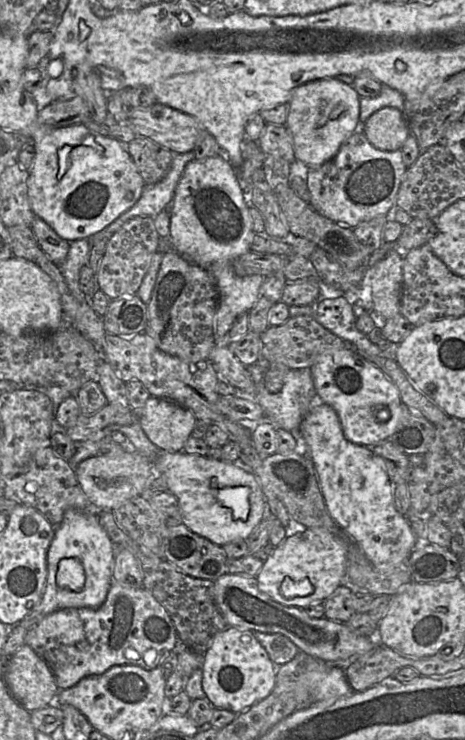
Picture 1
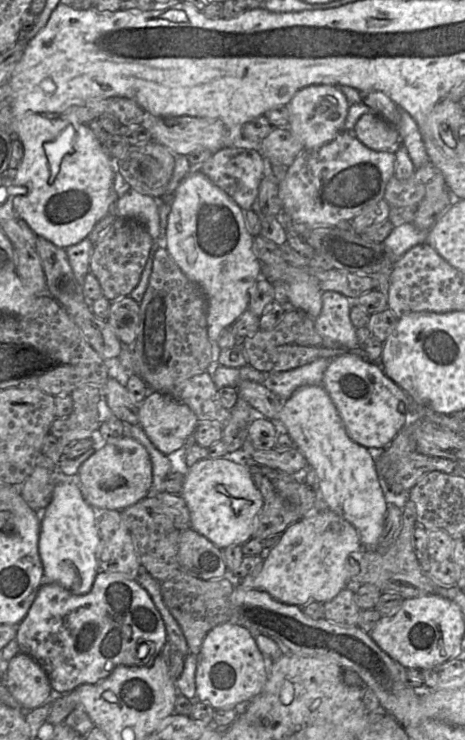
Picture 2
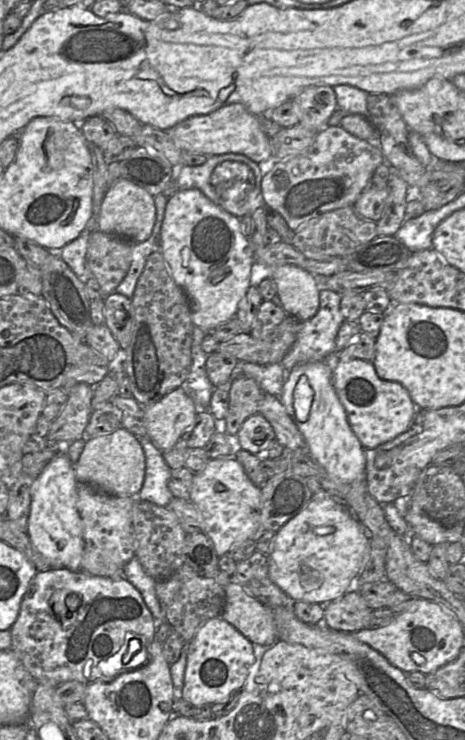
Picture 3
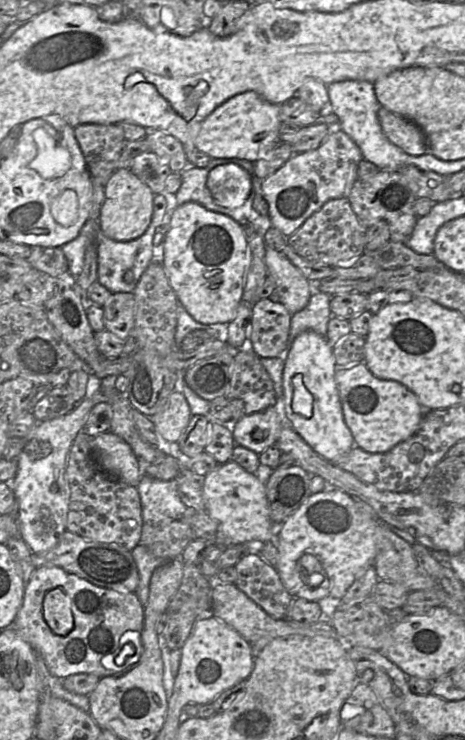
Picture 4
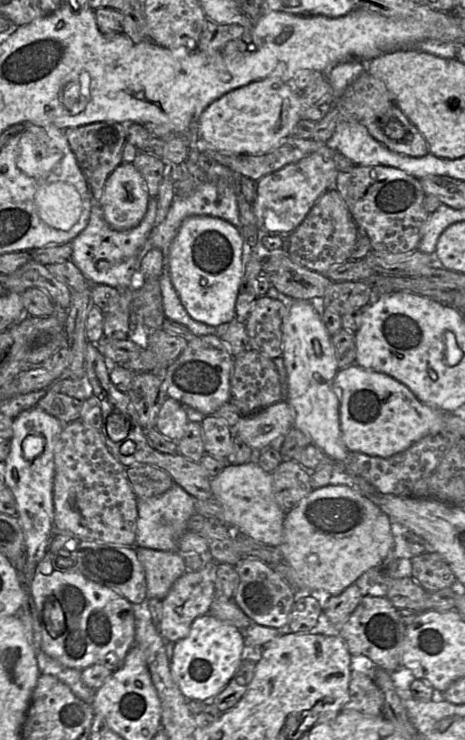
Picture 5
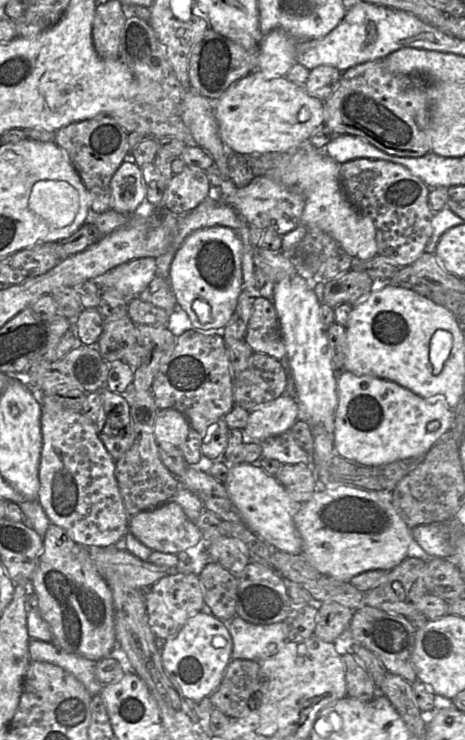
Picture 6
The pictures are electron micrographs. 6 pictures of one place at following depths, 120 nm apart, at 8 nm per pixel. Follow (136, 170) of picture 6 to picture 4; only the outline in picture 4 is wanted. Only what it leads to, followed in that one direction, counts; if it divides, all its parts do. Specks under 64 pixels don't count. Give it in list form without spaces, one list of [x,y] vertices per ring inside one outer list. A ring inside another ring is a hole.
[[[130,169],[116,170],[104,187],[104,200],[99,216],[103,234],[117,241],[129,241],[140,237],[151,222],[154,195]]]

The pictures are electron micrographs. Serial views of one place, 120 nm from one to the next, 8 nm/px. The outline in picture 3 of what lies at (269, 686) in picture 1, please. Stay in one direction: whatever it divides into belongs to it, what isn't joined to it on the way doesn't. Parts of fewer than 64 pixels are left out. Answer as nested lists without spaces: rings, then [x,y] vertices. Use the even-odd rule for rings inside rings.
[[[220,617],[209,619],[198,629],[194,638],[188,643],[184,684],[182,690],[174,688],[174,702],[179,698],[183,698],[196,707],[203,704],[212,705],[225,702],[232,692],[243,688],[255,661],[253,645],[249,639],[226,620]]]

